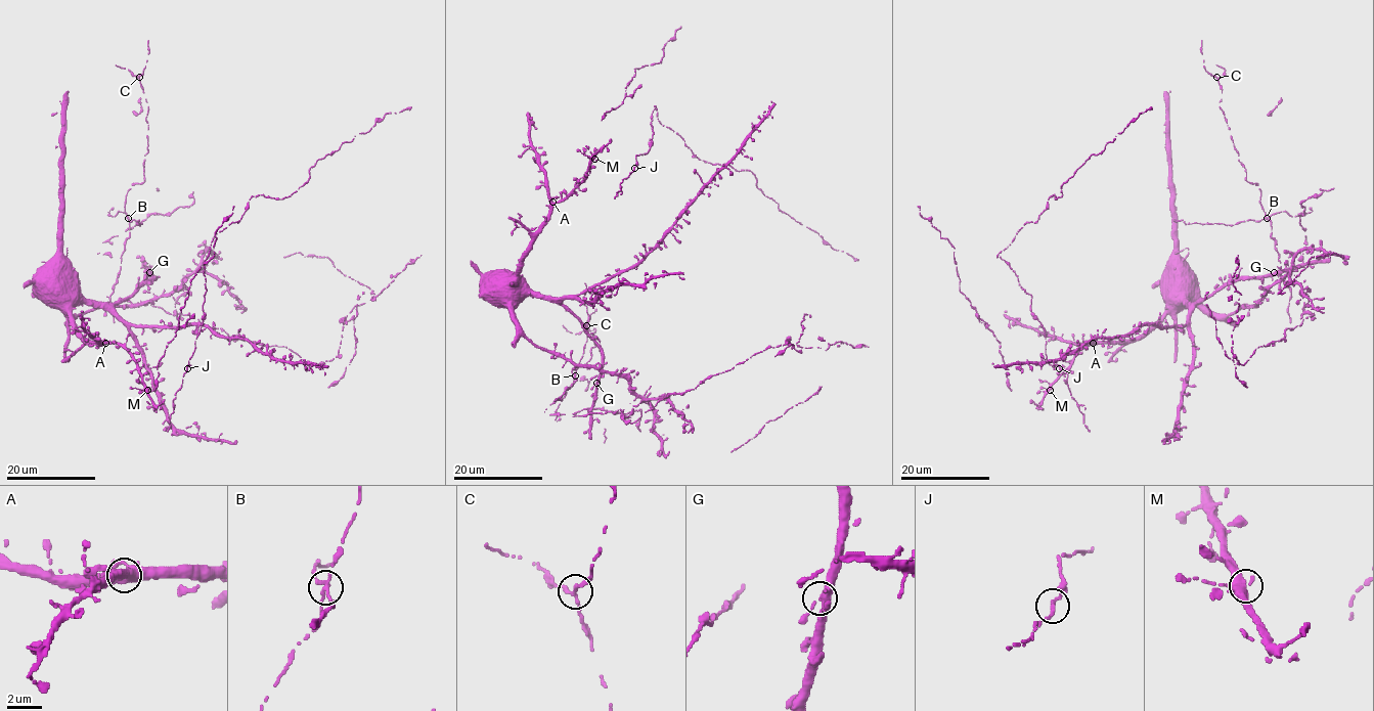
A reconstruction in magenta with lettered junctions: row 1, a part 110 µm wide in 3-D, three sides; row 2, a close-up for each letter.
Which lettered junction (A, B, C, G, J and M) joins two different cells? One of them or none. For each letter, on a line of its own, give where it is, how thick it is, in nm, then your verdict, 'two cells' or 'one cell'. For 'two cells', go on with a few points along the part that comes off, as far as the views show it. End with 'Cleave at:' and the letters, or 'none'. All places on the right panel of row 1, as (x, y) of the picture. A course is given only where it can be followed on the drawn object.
A: (1093, 343) | 440 nm | one cell
B: (1267, 218) | 240 nm | two cells
C: (1216, 77) | 220 nm | one cell
G: (1274, 272) | 400 nm | one cell
J: (1059, 368) | 240 nm | one cell
M: (1050, 390) | 400 nm | one cell
Cleave at: B

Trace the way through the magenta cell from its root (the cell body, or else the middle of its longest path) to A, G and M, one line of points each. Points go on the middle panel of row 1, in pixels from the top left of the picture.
A: (500, 275), (515, 274), (552, 202)
G: (500, 275), (519, 276), (532, 292), (563, 304), (577, 318), (601, 351), (602, 373), (596, 383)
M: (500, 275), (515, 274), (551, 208), (584, 179), (588, 165), (594, 159)

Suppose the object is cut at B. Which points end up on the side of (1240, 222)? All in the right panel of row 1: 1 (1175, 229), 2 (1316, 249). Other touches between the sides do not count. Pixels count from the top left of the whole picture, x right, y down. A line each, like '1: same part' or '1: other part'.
1: other part
2: other part

